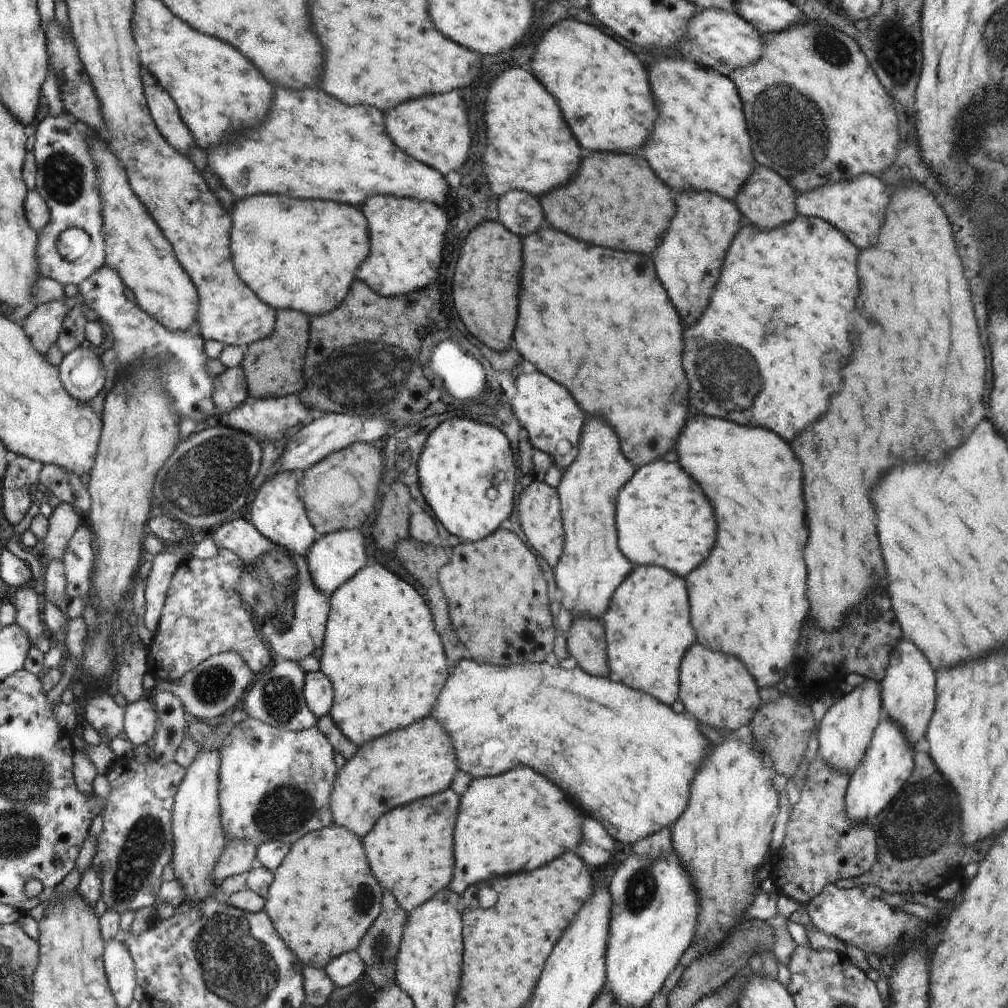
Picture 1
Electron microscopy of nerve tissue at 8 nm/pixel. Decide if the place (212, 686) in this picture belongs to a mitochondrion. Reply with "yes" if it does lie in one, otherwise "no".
yes

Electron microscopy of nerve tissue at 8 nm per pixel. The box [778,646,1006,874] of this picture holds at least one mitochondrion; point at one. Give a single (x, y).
(921, 821)

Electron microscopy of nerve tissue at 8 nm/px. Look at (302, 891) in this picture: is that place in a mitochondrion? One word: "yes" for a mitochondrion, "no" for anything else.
no

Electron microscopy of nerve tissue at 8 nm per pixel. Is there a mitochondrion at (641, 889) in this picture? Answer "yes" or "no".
yes

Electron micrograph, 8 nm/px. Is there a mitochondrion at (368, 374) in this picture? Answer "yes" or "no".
yes

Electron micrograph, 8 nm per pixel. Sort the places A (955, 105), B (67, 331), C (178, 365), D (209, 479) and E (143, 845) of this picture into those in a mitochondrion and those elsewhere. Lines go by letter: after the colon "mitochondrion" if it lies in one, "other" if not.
A: other
B: other
C: mitochondrion
D: mitochondrion
E: mitochondrion

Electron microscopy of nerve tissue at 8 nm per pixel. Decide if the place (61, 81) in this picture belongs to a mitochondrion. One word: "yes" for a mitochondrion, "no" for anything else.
no

